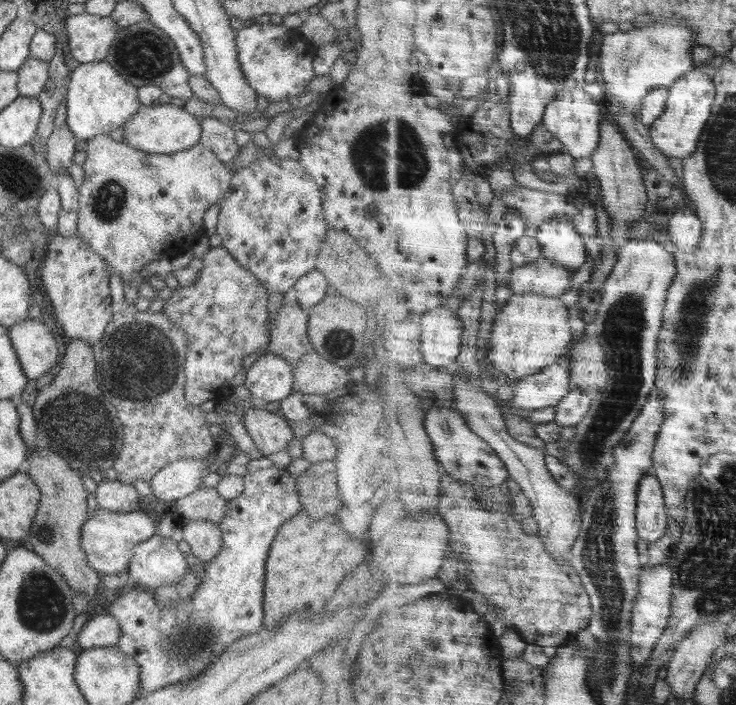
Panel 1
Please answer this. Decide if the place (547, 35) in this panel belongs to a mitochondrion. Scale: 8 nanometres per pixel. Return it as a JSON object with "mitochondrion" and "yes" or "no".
{"mitochondrion":"yes"}

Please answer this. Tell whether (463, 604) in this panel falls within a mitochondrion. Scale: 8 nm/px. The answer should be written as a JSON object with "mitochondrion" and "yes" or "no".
{"mitochondrion":"no"}

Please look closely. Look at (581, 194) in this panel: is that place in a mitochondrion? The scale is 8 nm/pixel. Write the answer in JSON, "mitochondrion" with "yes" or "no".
{"mitochondrion":"no"}

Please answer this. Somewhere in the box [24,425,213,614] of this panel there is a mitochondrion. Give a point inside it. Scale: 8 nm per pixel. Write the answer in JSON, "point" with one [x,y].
{"point":[42,533]}

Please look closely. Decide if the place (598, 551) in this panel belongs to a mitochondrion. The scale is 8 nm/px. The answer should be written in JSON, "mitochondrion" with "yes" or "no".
{"mitochondrion":"yes"}

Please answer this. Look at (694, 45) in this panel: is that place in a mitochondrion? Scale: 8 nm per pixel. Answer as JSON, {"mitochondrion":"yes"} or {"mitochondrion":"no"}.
{"mitochondrion":"no"}

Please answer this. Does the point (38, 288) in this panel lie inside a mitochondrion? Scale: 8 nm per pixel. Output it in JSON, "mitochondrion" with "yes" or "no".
{"mitochondrion":"no"}

